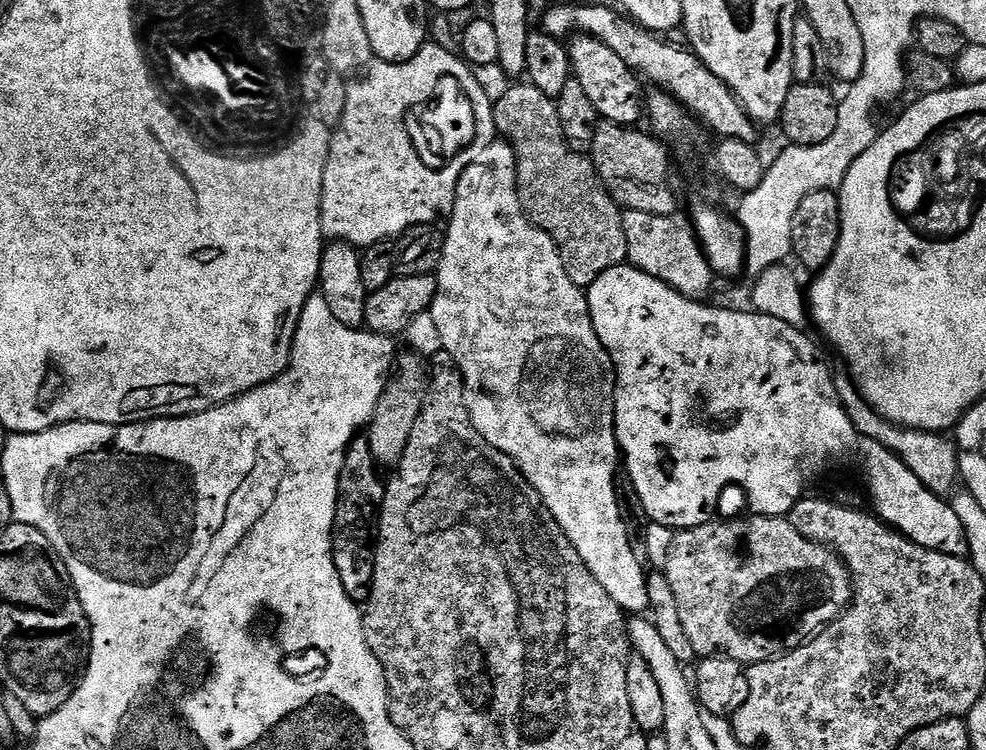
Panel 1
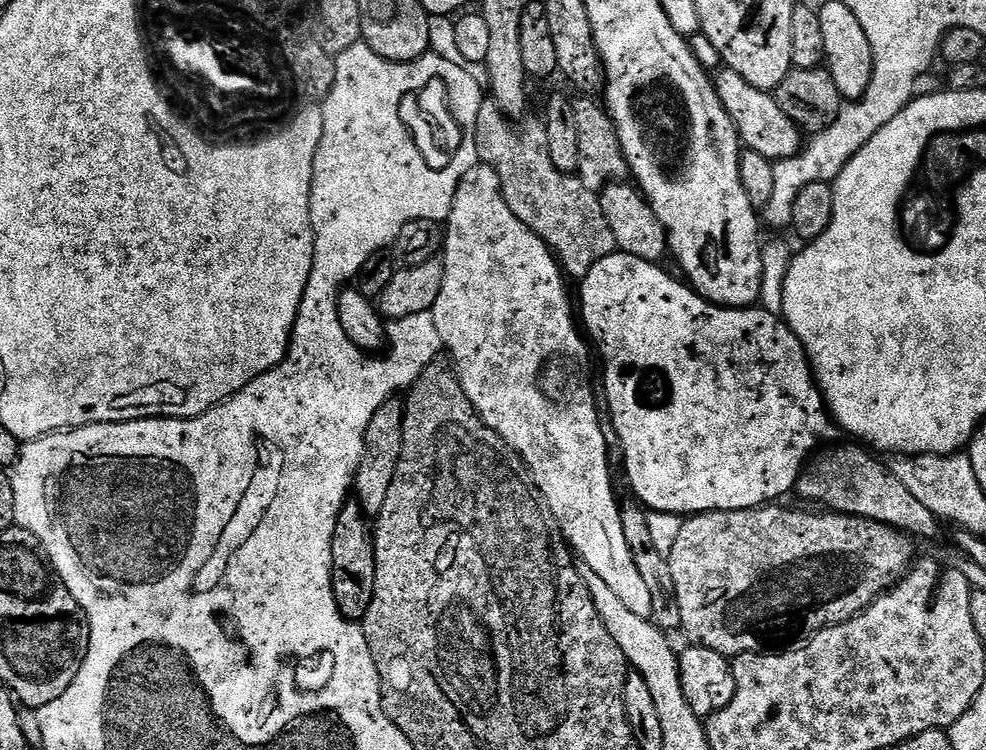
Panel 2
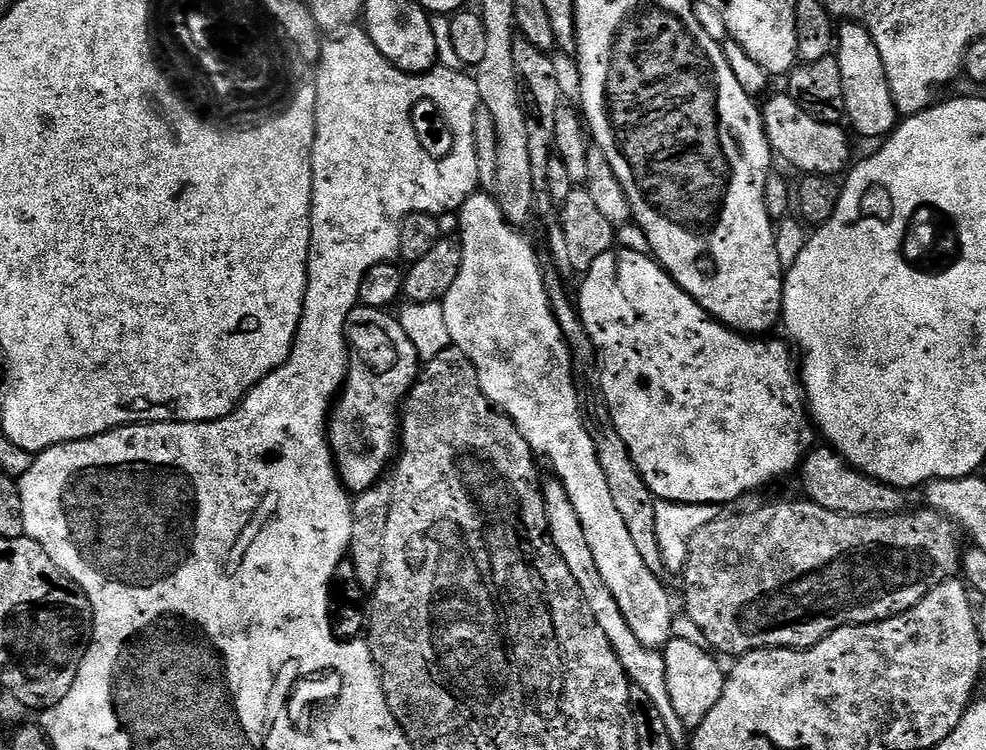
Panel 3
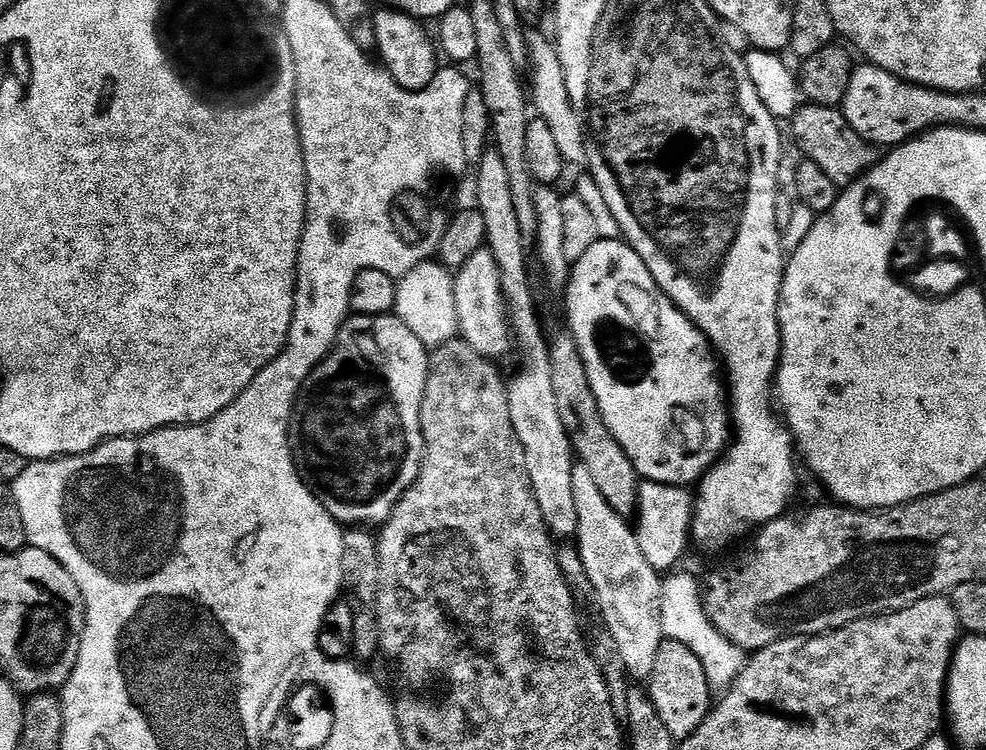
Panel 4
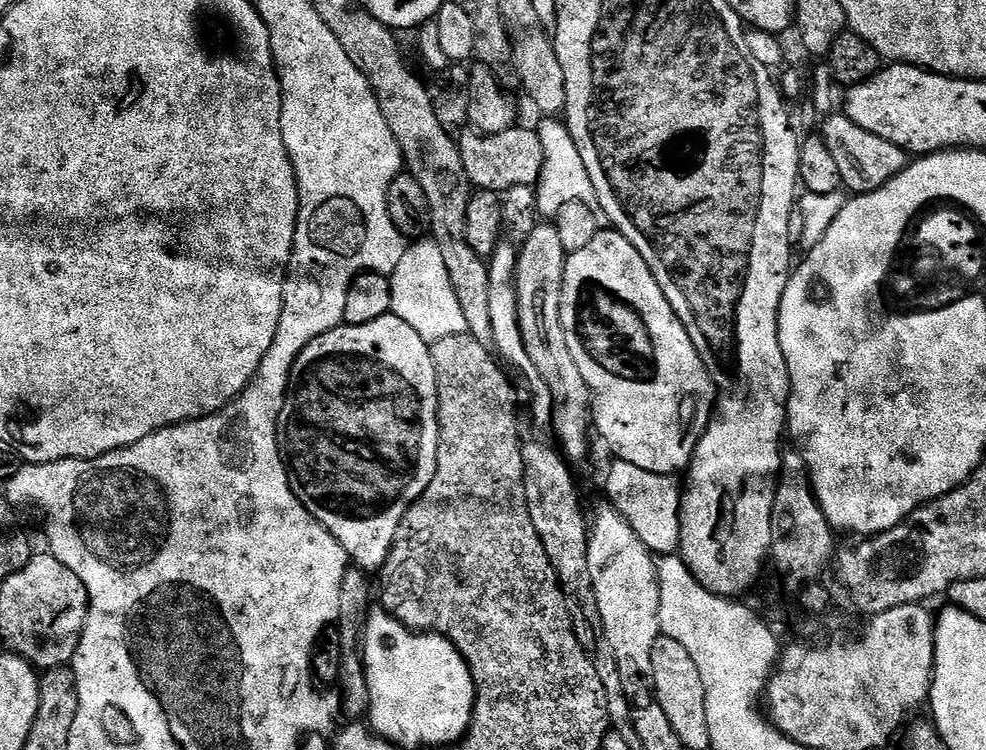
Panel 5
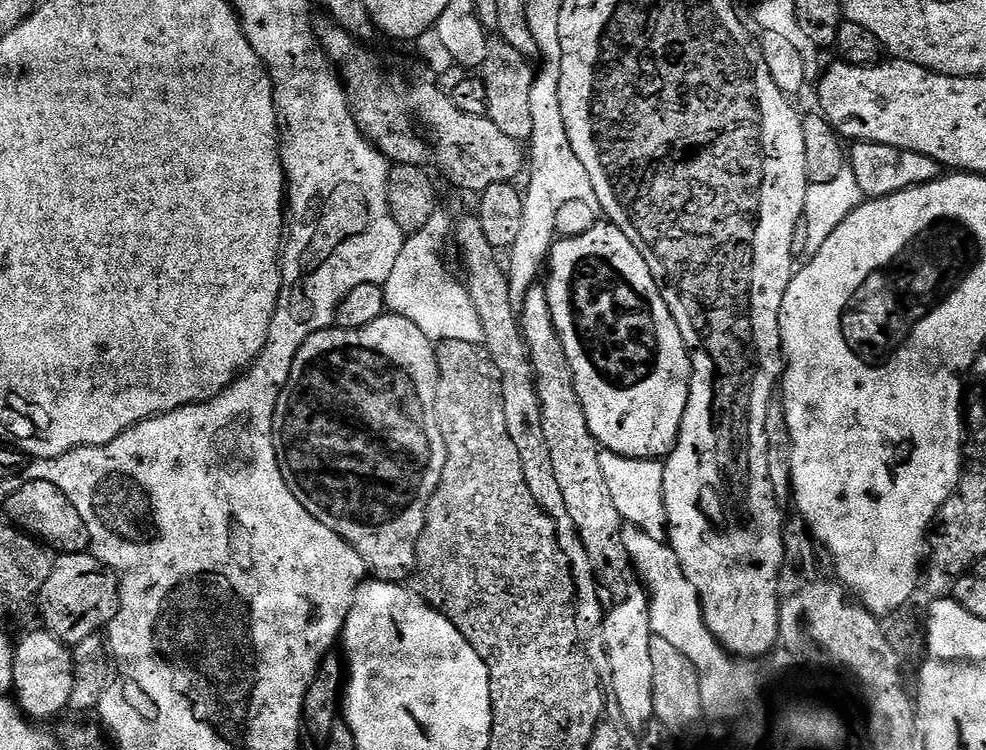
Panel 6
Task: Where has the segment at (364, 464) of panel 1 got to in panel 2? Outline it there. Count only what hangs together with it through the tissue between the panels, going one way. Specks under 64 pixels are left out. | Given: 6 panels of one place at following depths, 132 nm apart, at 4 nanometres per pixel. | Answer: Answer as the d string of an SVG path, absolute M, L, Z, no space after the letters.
M355 498L338 514L332 543L332 589L340 613L353 622L363 622L374 602L376 538L374 524Z

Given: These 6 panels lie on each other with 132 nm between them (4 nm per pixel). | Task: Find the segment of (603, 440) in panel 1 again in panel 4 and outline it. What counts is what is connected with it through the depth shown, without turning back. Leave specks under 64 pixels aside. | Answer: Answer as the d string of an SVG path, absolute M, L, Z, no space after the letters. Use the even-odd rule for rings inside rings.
M488 247L478 250L466 266L462 266L454 276L454 300L457 302L457 322L459 335L478 354L487 356L489 360L499 361L499 356L507 354L514 348L514 333L510 319L508 301L504 299L504 291L500 285L500 271L494 262L494 254ZM582 466L574 467L574 503L578 505L578 530L575 539L578 541L582 566L586 566L586 574L590 574L590 582L594 582L594 594L598 594L604 625L608 627L610 634L614 634L614 643L622 653L622 662L626 662L629 677L636 682L646 682L654 670L658 646L666 639L660 617L661 573L646 562L646 554L642 554L638 546L633 525L631 528L628 525L631 523L625 517L614 514L614 510L610 510L590 470Z

